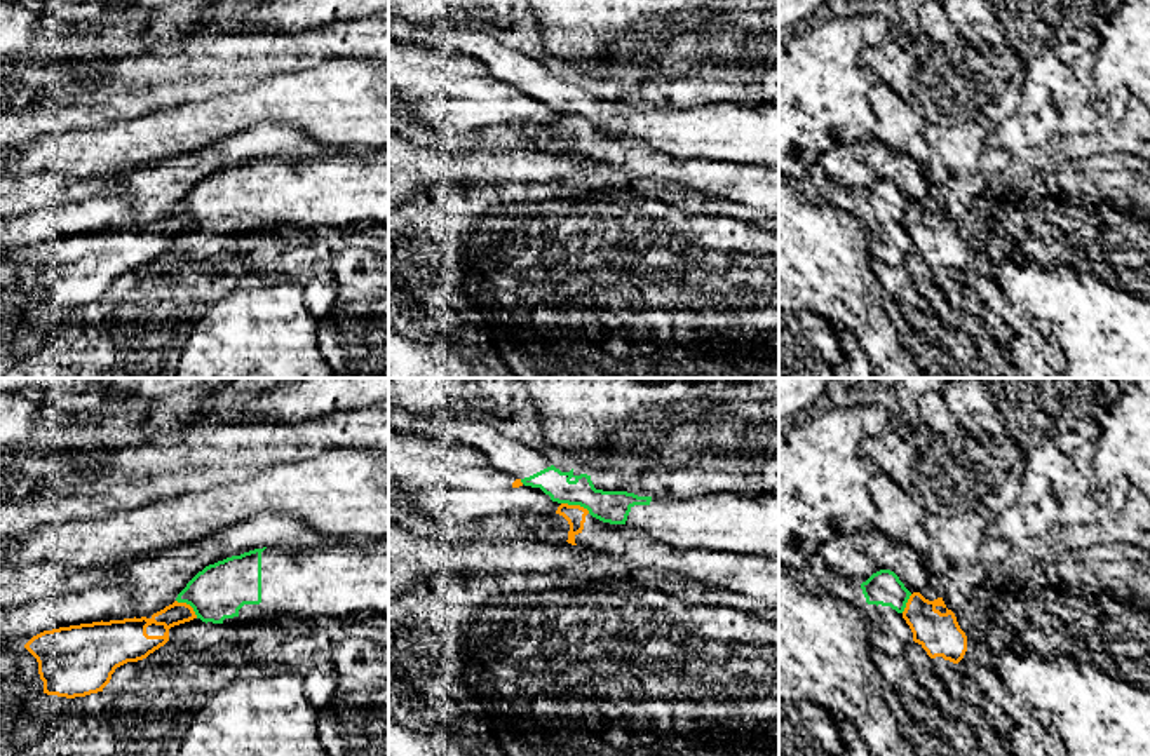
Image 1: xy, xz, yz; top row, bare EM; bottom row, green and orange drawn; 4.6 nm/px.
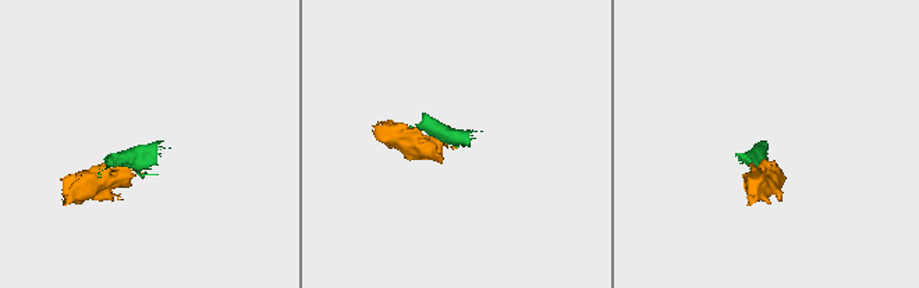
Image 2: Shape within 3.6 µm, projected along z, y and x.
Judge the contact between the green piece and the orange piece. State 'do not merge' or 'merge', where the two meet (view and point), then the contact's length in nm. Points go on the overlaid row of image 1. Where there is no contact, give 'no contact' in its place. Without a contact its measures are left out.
do not merge | xz (575, 504) | 140 nm

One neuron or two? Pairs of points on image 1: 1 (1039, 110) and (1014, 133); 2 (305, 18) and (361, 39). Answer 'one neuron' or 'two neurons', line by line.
1: one neuron
2: two neurons

